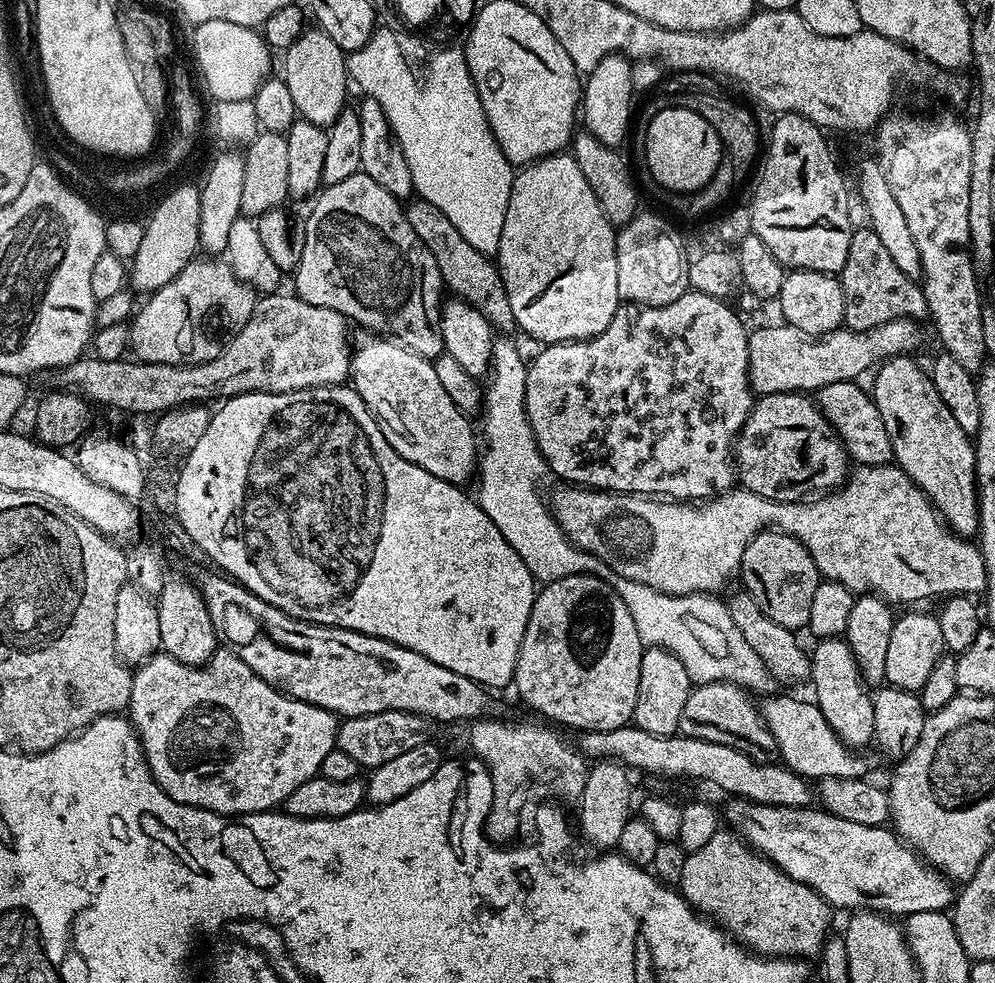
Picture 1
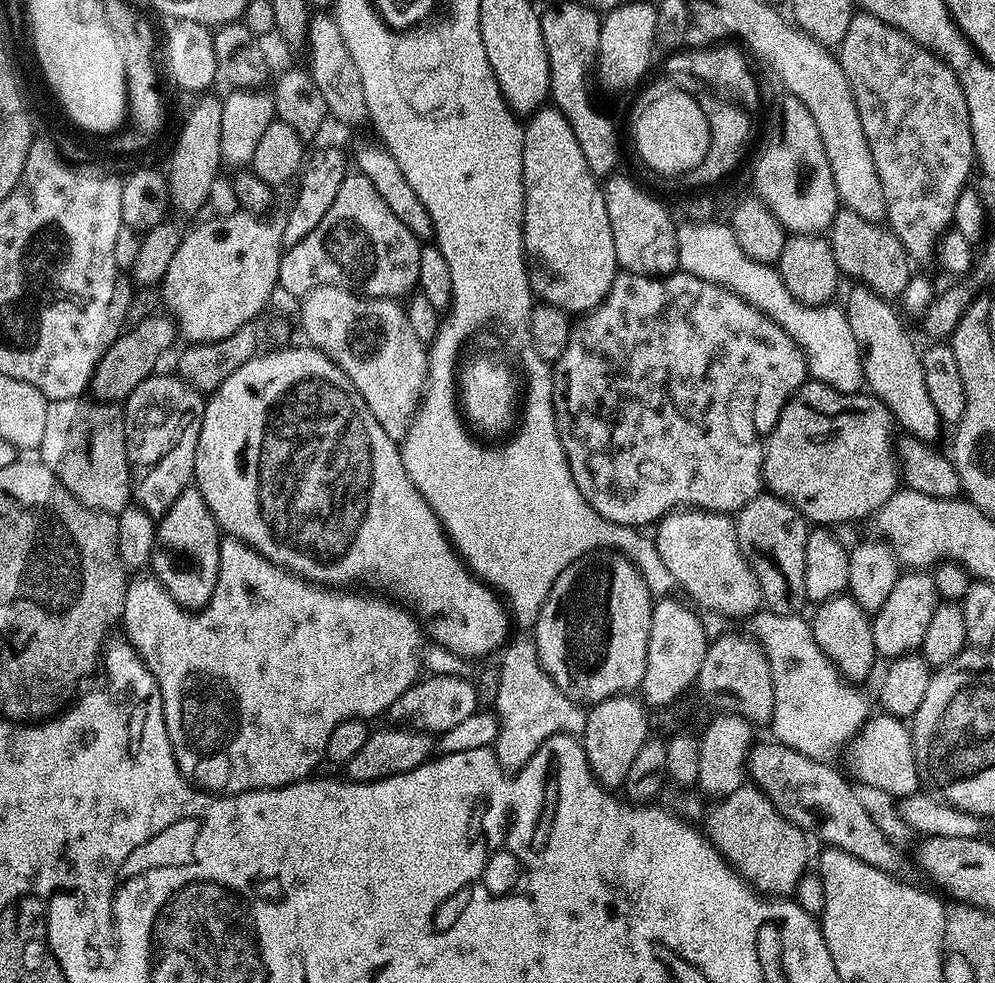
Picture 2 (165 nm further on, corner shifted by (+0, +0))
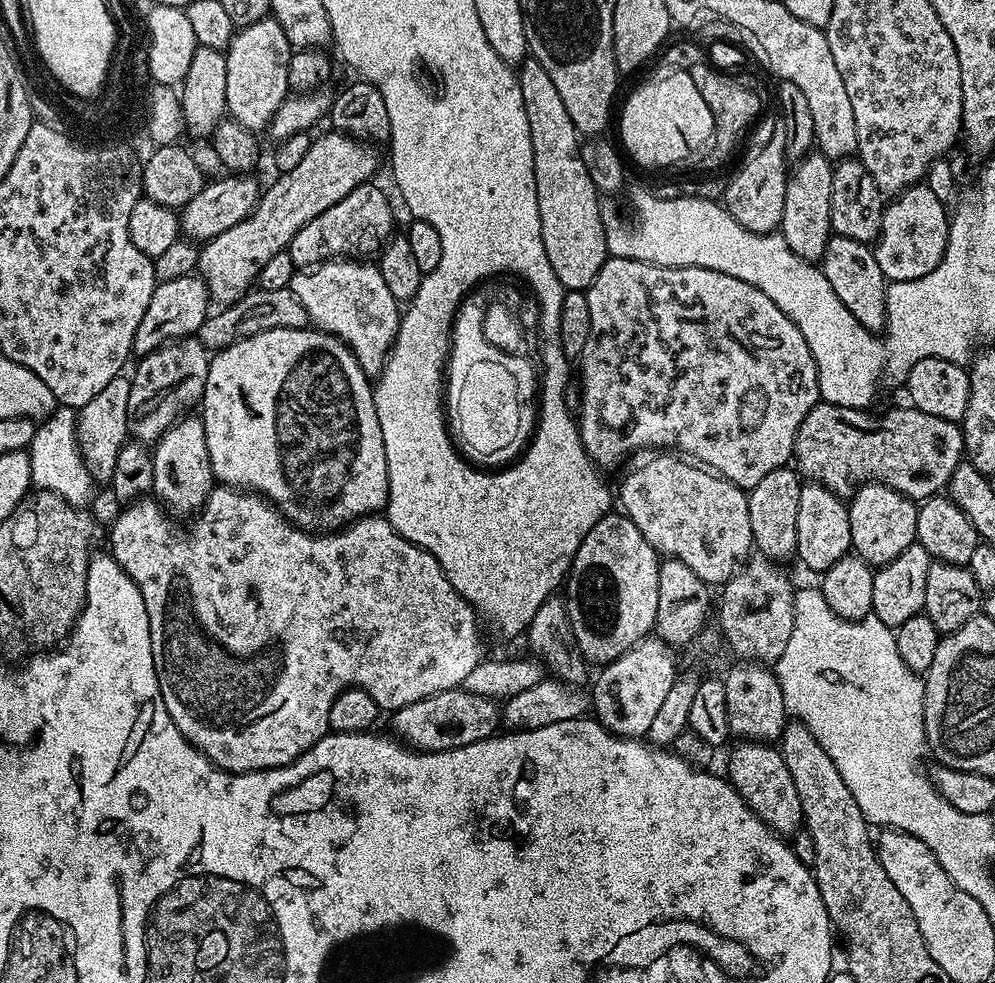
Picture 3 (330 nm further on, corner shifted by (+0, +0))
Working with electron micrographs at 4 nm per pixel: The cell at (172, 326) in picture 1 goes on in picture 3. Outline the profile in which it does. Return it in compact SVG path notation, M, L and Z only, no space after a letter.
M331 130L325 136L316 136L312 144L308 147L306 158L294 166L294 170L279 173L269 188L265 187L259 200L256 201L256 208L245 220L238 222L238 226L230 226L230 230L222 230L212 240L203 241L200 248L200 263L198 265L198 275L208 287L209 297L216 300L220 306L227 306L239 302L241 298L251 292L257 283L262 266L274 258L276 252L285 251L301 235L304 227L311 220L321 216L330 206L342 202L350 190L358 186L369 183L376 172L376 152L371 143L361 142L354 137L339 130Z

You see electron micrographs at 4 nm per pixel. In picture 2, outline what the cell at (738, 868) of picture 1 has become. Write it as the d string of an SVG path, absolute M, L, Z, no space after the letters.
M745 782L740 788L715 805L716 809L706 816L706 835L724 856L728 867L735 868L757 892L773 898L788 898L795 893L798 882L809 871L808 843L809 837L798 825L790 822L768 800L767 794L751 782Z

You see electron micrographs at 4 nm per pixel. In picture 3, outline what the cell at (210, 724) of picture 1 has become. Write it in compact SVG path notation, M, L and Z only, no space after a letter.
M227 486L213 487L208 501L191 521L193 524L189 526L188 533L176 528L177 521L169 518L155 499L141 498L120 510L112 524L112 533L108 536L112 543L110 555L116 559L118 566L122 566L122 570L126 570L142 594L142 602L146 602L146 614L150 618L150 642L162 702L166 702L166 710L174 726L178 726L183 736L223 772L257 772L293 764L323 736L329 735L330 706L334 706L334 698L338 698L342 690L366 690L366 694L370 694L370 698L374 698L374 702L378 702L385 713L391 714L402 706L410 706L410 702L430 698L430 694L461 687L466 674L470 674L470 670L474 670L474 666L485 659L484 644L480 641L482 624L475 610L462 598L462 594L458 594L458 590L454 590L454 586L450 586L450 578L446 578L442 566L438 566L432 555L402 538L402 534L398 534L383 515L369 514L337 531L313 534L303 528L295 528L263 496L251 490Z

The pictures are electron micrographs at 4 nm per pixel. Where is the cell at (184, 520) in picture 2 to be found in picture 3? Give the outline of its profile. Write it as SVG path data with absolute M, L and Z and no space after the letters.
M185 414L166 429L151 449L153 460L153 486L155 499L173 517L191 517L199 513L208 501L214 487L214 477L210 466L210 450L206 450L206 430L199 415Z

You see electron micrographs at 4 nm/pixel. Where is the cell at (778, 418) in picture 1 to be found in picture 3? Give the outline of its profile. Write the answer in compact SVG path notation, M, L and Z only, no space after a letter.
M823 402L815 404L810 414L802 418L802 426L796 435L794 464L799 475L824 485L841 498L852 497L869 482L890 486L917 502L923 502L929 496L943 493L947 489L950 474L966 456L963 427L957 421L934 418L934 414L926 414L911 406L892 408L881 416L871 416L870 413L871 411L863 408L834 406Z

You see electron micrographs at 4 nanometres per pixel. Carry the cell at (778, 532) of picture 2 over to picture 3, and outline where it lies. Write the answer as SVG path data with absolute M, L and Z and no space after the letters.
M785 466L778 470L770 470L758 486L748 492L750 506L750 530L755 551L761 557L784 562L787 556L796 556L798 542L798 498L802 487L801 477L797 469Z

